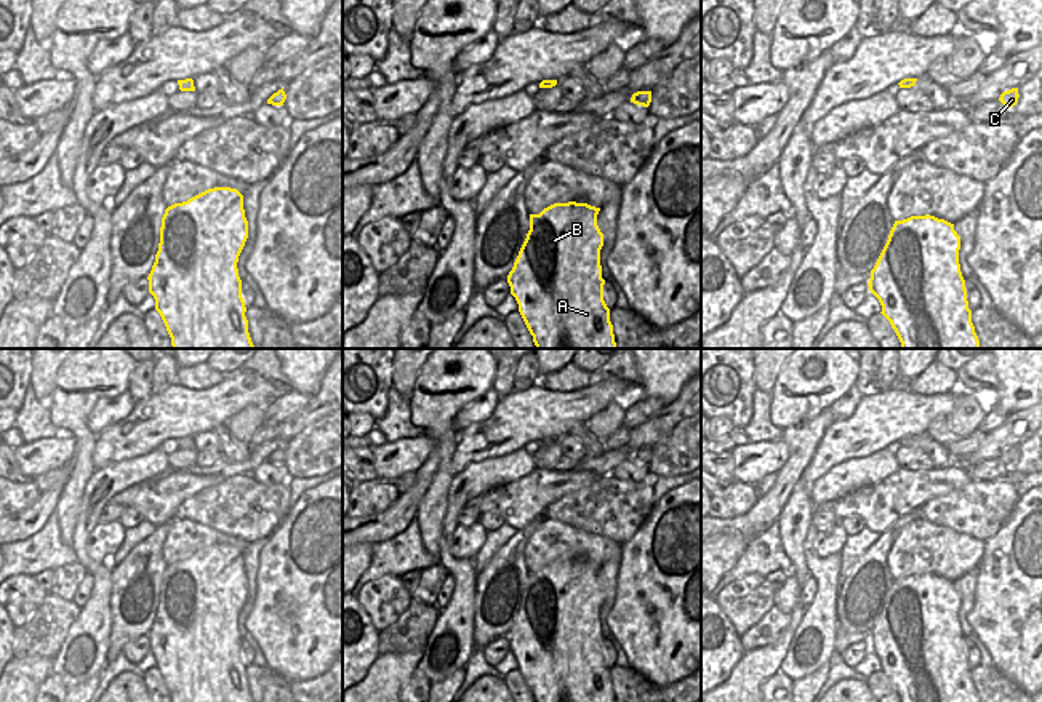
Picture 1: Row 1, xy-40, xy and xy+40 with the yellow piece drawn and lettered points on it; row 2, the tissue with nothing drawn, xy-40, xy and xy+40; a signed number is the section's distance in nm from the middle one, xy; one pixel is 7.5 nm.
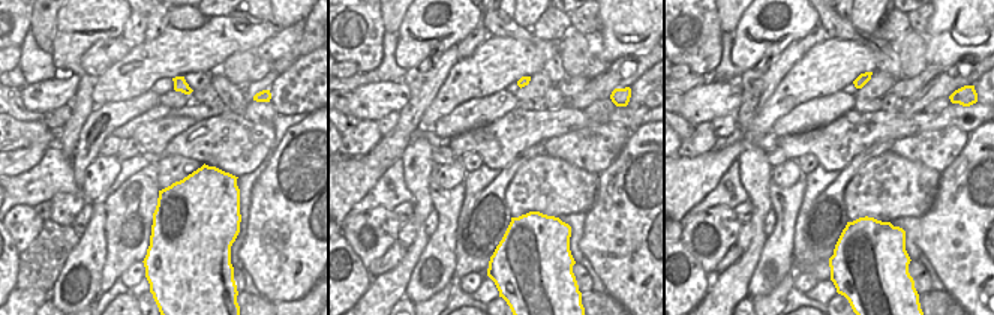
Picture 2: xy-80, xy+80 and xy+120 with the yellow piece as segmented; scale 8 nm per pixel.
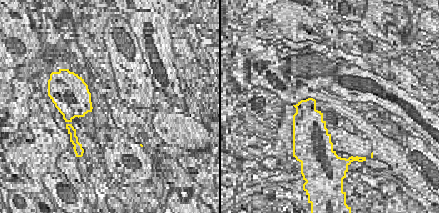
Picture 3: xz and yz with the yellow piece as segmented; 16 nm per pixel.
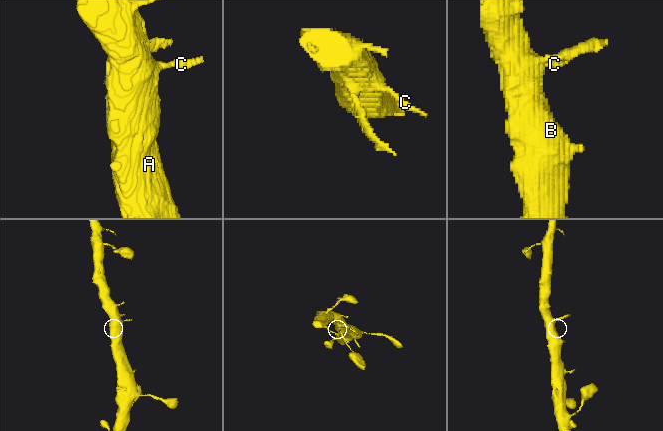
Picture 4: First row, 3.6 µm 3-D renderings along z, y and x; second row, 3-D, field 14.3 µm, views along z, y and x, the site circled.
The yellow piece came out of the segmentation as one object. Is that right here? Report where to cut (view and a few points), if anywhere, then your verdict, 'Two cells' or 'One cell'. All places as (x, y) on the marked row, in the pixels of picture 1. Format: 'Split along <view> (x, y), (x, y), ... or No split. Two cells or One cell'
No split. One cell

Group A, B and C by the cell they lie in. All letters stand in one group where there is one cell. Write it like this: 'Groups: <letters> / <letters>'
Groups: A B C

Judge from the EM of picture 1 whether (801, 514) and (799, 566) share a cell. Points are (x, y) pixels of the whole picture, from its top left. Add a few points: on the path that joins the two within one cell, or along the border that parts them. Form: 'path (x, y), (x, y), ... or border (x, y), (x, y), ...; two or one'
path (796, 526), (796, 554); one

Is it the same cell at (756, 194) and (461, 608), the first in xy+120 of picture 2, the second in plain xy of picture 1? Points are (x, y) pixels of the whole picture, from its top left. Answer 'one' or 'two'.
two

